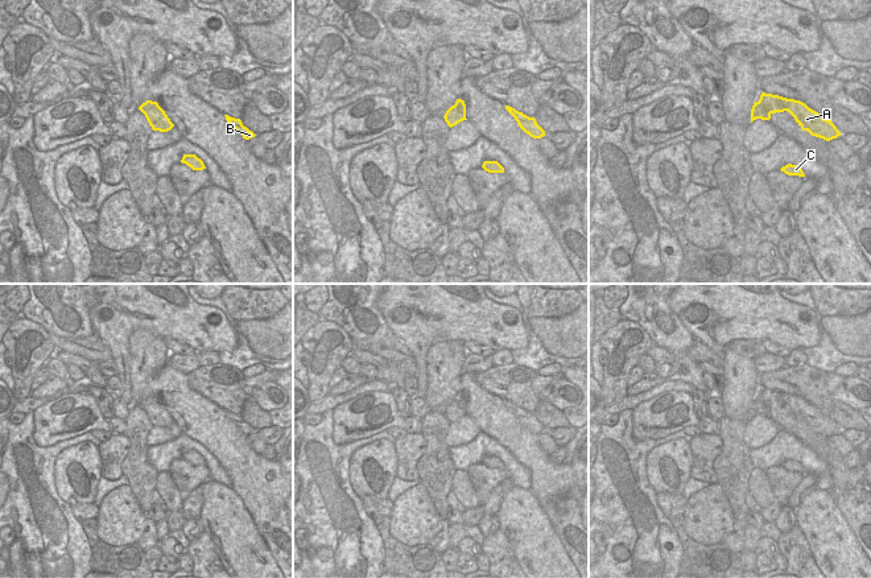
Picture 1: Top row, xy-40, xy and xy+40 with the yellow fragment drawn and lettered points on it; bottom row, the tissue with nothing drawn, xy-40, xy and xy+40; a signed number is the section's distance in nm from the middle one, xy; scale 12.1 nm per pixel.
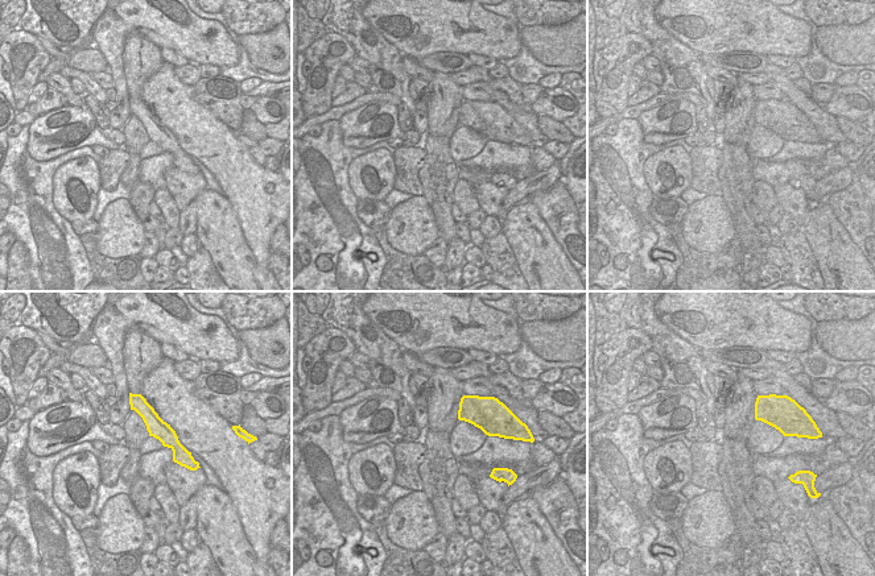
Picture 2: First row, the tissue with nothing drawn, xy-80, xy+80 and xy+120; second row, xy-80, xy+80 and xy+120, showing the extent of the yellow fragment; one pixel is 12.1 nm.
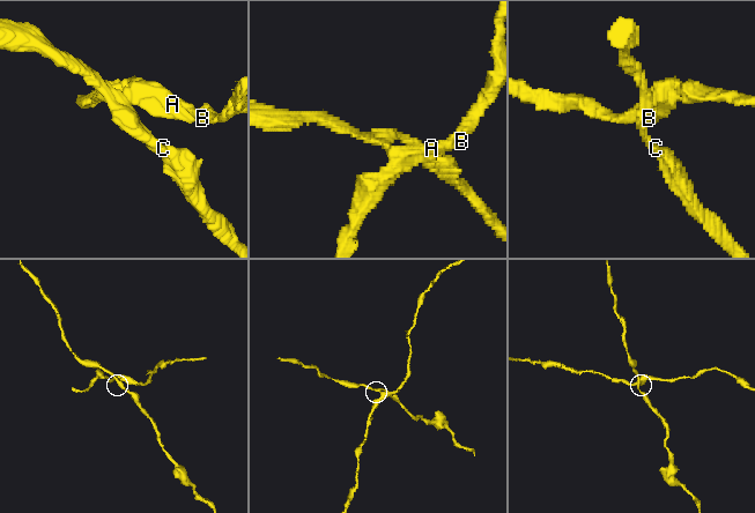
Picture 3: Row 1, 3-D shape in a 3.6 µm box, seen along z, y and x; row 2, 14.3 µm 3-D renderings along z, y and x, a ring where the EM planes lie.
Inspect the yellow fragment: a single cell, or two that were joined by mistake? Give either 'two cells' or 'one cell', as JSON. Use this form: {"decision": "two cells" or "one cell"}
{"decision": "two cells"}

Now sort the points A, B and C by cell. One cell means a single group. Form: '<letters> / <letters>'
A B / C

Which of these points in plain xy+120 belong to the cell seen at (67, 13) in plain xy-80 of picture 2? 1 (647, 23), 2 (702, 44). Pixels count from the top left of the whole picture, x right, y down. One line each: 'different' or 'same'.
1: same
2: different

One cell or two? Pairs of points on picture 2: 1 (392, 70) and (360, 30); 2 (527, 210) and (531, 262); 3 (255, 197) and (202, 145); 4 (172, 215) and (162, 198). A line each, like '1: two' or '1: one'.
1: one
2: one
3: one
4: one

